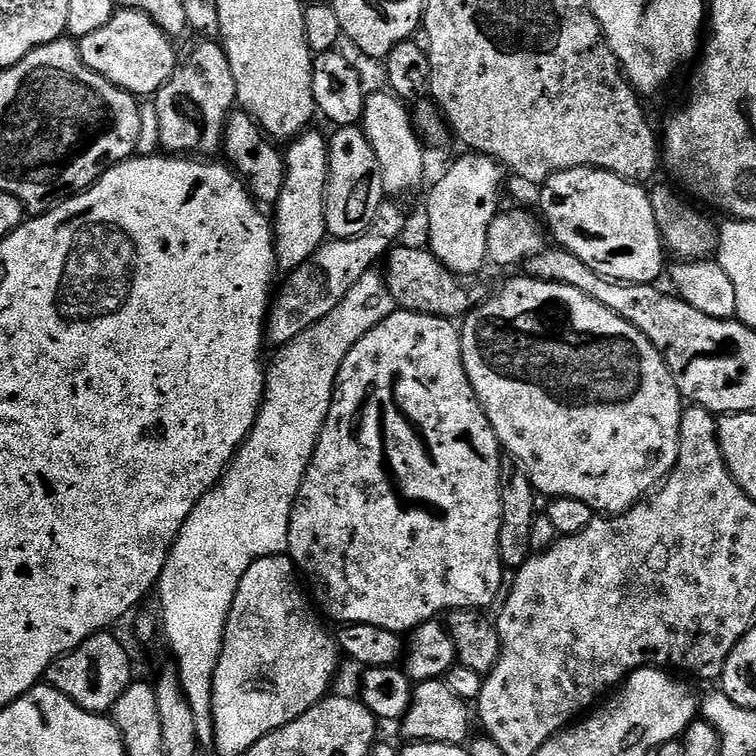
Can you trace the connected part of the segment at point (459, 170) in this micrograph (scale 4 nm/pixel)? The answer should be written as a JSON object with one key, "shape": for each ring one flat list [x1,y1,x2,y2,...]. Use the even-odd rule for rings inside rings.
{"shape":[[464,154,461,160,456,160,448,168,448,173,437,182,428,196,428,241,427,247,442,261,457,277,472,278,476,271,488,260,487,231,492,219,501,211,500,187,504,184,506,172,496,161,479,154]]}

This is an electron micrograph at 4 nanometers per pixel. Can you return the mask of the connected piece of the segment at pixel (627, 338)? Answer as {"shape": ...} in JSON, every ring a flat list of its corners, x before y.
{"shape":[[529,276,508,281,490,300,481,301,463,319,460,326,462,362,470,378,470,386,498,438,501,449,513,456,517,465,527,472,532,487,544,498,565,496,586,502,593,513,619,514,645,499,661,482,668,479,668,473,676,466,680,453,680,426,685,410,684,399,670,374,669,367,653,343,636,327,631,326,602,302,598,302,580,290,565,284,536,280]]}

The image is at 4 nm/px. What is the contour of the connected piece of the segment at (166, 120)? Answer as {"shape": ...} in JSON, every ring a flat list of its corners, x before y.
{"shape":[[212,38,185,39,179,45,174,74,154,97,160,148,168,154,212,154,221,147,224,126,236,104,236,87,223,47]]}

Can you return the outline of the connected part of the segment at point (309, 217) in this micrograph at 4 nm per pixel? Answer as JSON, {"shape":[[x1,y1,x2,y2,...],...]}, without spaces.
{"shape":[[305,130,287,145,284,152,284,181,282,194,274,206,274,243,276,267,281,273,293,272,306,262,325,243,328,236,324,195,328,193,328,146,327,135]]}

